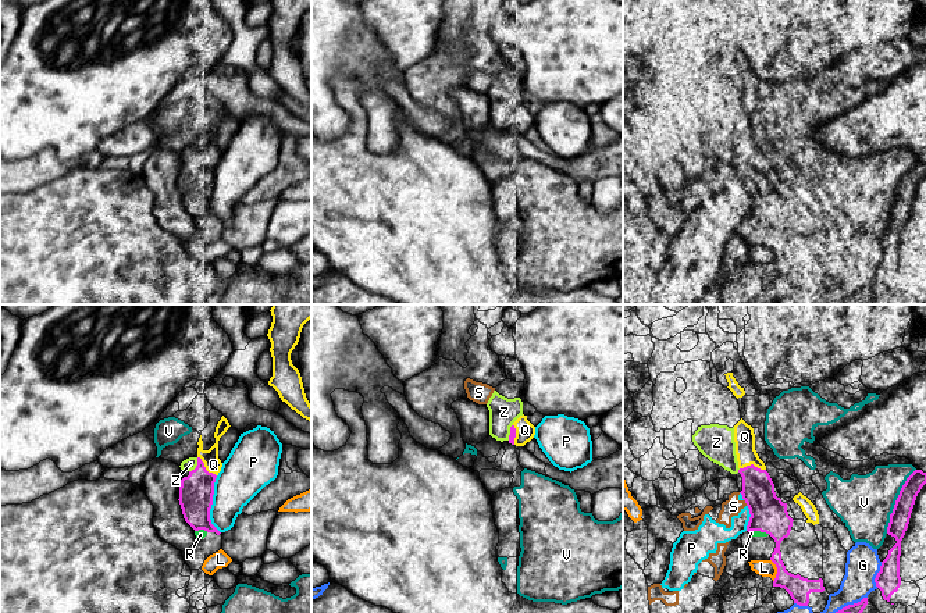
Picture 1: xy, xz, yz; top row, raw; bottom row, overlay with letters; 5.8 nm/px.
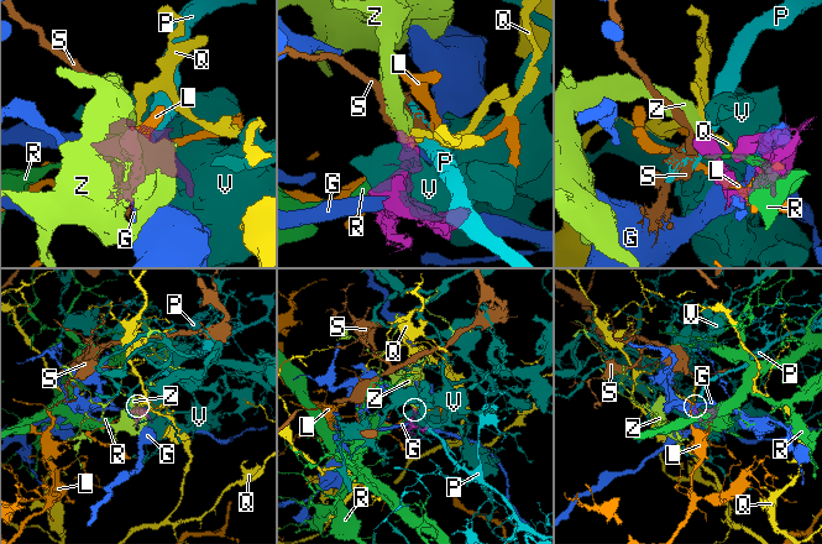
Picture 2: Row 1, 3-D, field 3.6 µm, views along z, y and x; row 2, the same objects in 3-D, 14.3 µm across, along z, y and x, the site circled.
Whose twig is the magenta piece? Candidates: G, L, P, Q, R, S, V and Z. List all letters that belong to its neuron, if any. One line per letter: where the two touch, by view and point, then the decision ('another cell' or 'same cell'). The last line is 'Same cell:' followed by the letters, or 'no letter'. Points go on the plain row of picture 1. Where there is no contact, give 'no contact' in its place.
G: contact yz (878, 263); another cell
L: contact yz (777, 259); another cell
P: contact xy (212, 192); another cell
Q: contact yz (752, 153); another cell
R: contact yz (759, 218); another cell
S: contact yz (745, 191); another cell
V: contact yz (896, 189); another cell
Z: contact xy (196, 154); same cell
Same cell: Z

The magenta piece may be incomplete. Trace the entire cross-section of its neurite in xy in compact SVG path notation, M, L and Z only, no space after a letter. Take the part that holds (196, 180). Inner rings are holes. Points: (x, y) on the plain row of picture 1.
M189 146L179 156L189 161L188 165L181 168L178 188L185 210L195 220L204 218L220 224L221 221L210 209L217 164L206 158L200 146Z

